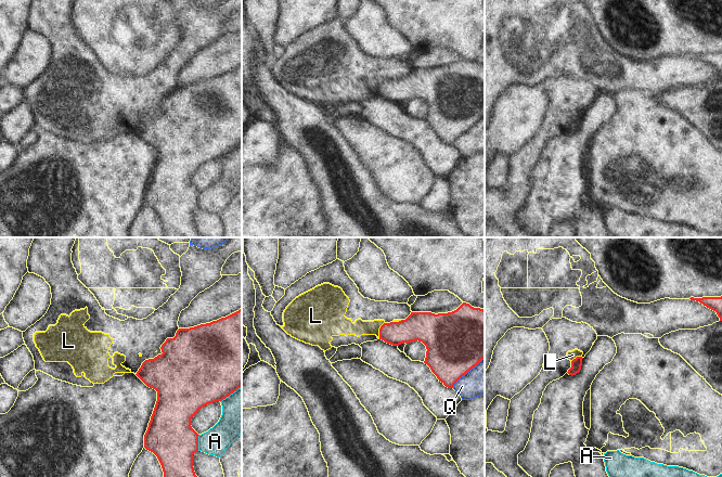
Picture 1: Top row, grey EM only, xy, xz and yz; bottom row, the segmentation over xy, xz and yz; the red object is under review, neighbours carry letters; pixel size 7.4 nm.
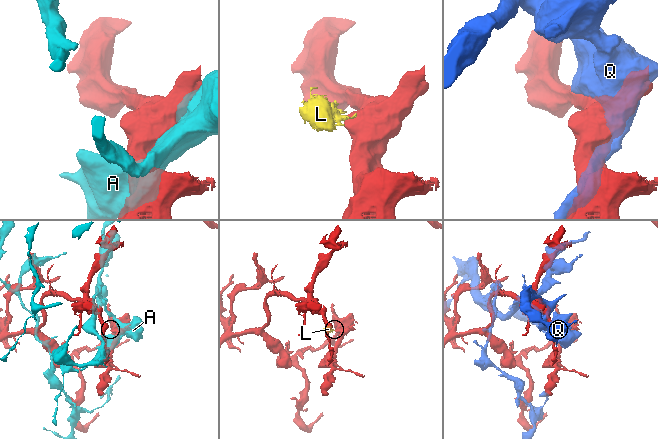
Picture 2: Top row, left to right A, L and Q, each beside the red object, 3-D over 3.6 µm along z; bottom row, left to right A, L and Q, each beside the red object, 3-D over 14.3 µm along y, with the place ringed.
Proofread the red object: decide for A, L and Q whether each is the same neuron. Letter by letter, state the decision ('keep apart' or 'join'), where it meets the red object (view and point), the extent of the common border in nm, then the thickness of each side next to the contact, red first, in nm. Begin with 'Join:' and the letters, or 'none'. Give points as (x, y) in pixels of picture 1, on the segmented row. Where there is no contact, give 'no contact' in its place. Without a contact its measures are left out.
Join: none
A: keep apart; contact xy (197, 442); length 120 nm; calibres 360 and 200 nm
L: keep apart; contact xz (379, 331); length 130 nm; calibres 180 and 110 nm
Q: keep apart; contact xz (467, 371); length 320 nm; calibres 460 and 240 nm

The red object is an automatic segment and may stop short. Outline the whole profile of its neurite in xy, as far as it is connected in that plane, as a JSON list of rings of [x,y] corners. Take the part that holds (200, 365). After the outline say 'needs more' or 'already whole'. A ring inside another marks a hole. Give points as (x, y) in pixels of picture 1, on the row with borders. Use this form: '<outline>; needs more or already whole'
[[[242,308],[217,321],[190,328],[179,328],[173,338],[162,345],[162,354],[145,360],[137,376],[157,391],[157,401],[144,435],[144,448],[153,452],[163,468],[164,477],[197,477],[193,454],[198,451],[198,434],[191,426],[191,418],[203,407],[222,401],[242,387]]]; already whole

